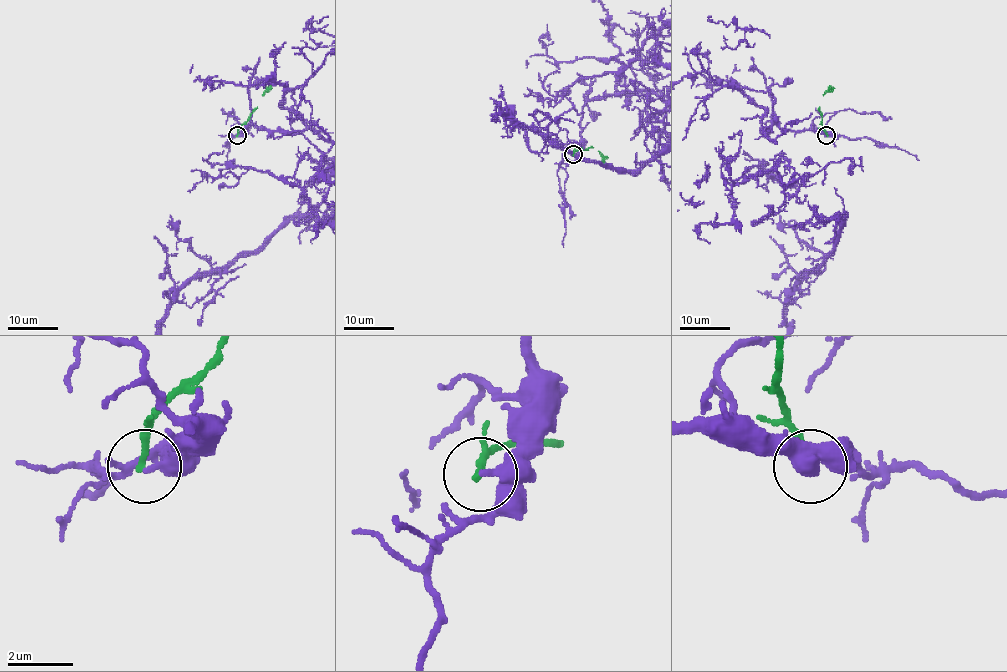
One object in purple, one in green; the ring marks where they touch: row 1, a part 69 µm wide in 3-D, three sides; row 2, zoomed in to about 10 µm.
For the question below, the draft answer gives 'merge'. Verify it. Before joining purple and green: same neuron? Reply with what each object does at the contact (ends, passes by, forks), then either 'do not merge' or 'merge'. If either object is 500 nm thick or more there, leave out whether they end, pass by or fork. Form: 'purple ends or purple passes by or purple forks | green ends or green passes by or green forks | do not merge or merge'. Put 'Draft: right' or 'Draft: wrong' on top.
Draft: wrong
purple ends | green ends | do not merge

